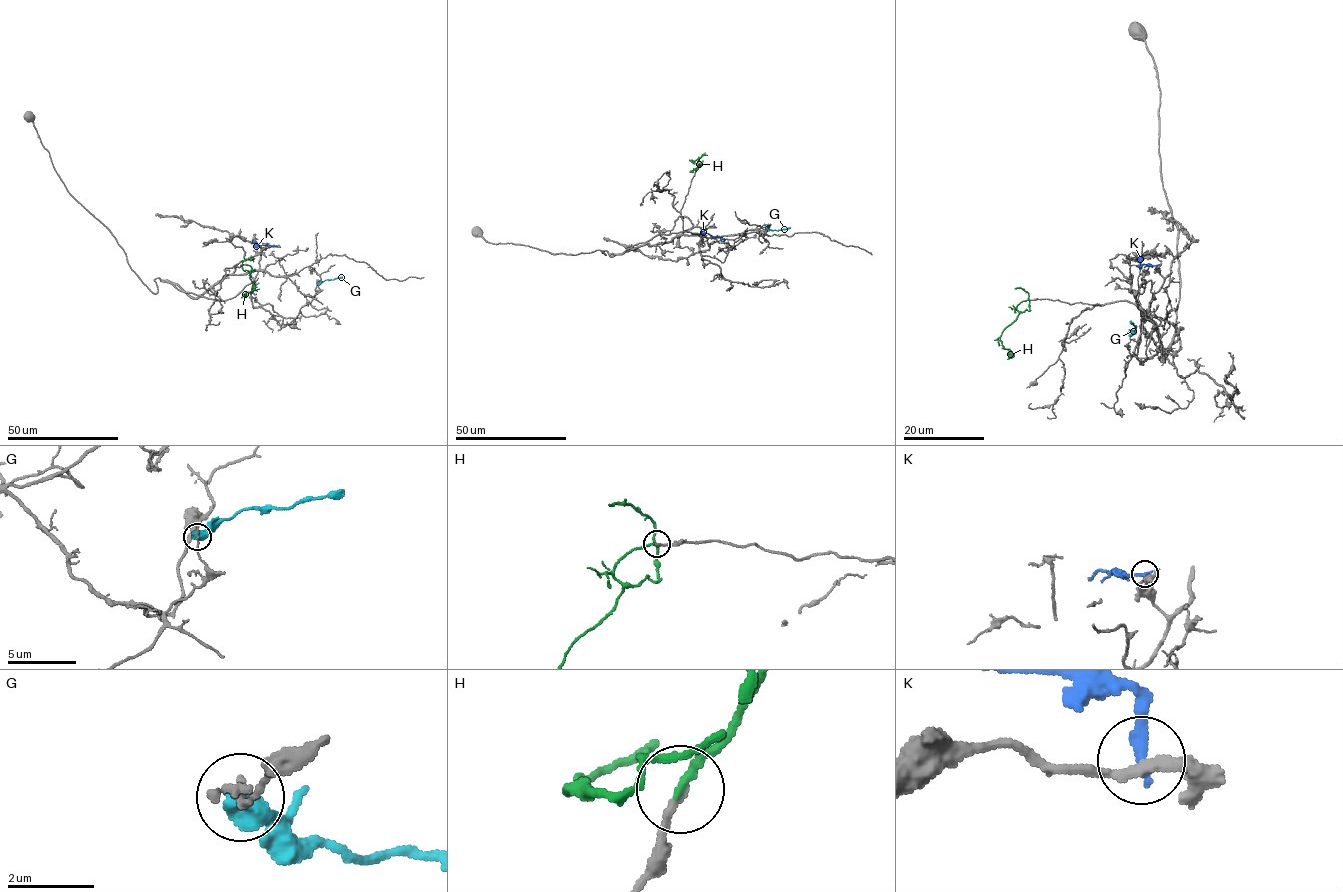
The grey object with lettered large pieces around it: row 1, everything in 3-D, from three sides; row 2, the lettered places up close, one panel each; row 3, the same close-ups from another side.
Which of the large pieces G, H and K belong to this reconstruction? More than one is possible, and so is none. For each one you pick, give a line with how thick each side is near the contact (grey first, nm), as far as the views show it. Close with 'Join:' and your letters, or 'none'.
H: Thickness 150 nm (grey) against 170 nm
Join: H

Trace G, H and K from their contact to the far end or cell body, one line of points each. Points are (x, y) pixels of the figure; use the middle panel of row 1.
G: (766, 227), (774, 230), (790, 227)
H: (695, 172), (701, 155), (694, 161), (689, 159)
K: (724, 242), (723, 238), (701, 234)

